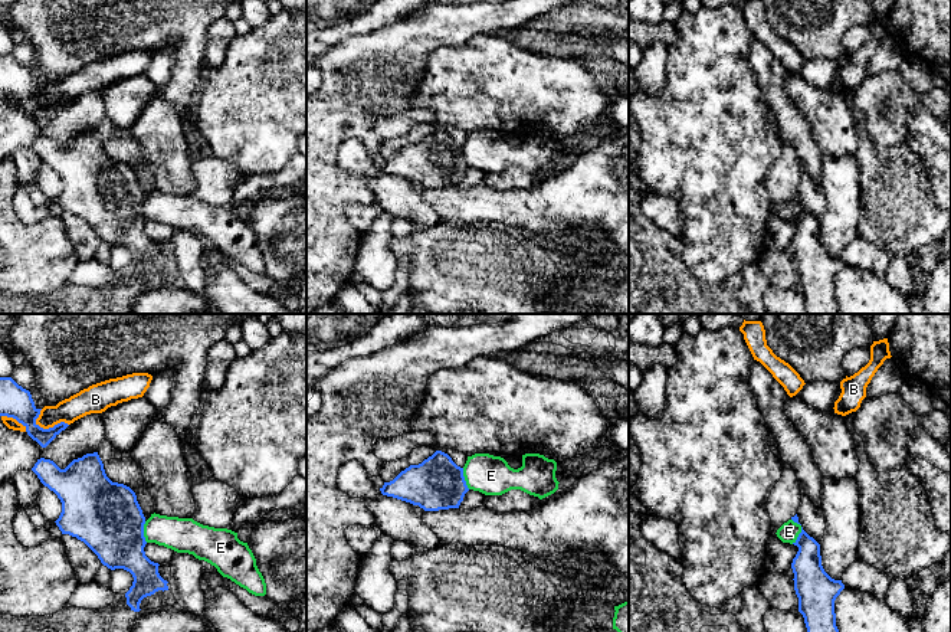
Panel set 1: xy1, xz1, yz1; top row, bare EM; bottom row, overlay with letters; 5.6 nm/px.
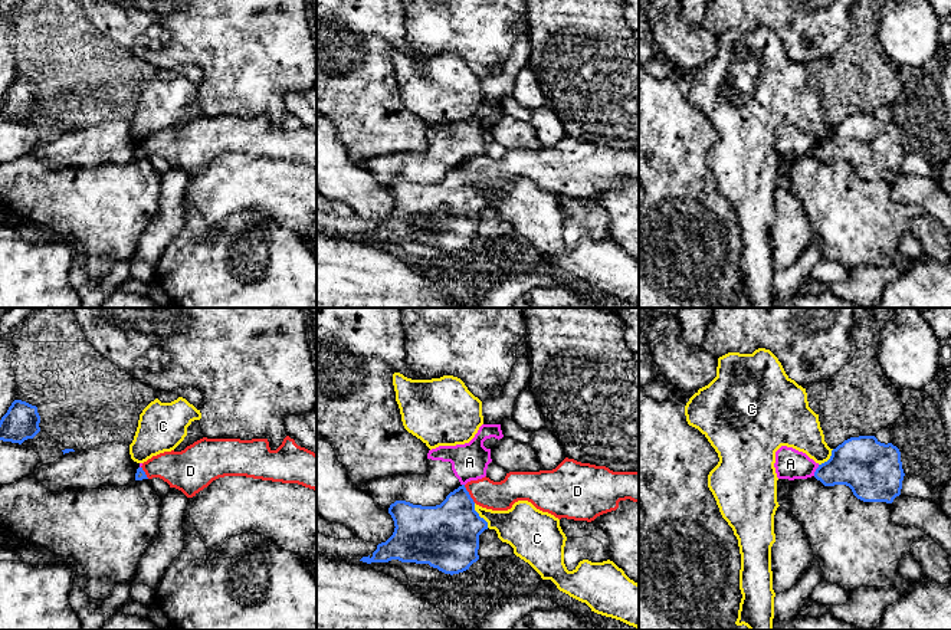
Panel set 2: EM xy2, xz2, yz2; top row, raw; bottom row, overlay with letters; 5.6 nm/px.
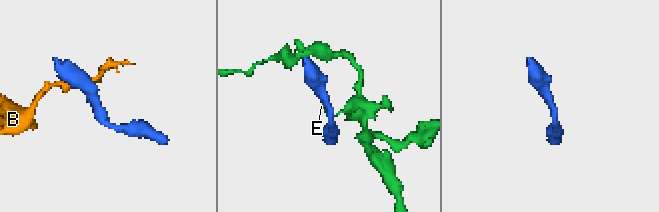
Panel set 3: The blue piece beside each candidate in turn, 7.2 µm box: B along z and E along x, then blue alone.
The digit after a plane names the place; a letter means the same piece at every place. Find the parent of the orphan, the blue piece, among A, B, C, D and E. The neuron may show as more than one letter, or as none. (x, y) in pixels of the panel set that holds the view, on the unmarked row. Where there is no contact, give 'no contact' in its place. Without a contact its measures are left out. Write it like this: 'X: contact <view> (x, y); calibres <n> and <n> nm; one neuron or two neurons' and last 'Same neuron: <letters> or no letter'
A: contact yz2 (816, 148); calibres 280 and 170 nm; two neurons
B: contact xy1 (51, 105); calibres 180 and 140 nm; two neurons
C: contact xz2 (478, 193); calibres 360 and 240 nm; two neurons
D: contact xz2 (468, 171); calibres 340 and 160 nm; one neuron
E: contact yz1 (802, 208); calibres 170 and 110 nm; two neurons
Same neuron: D

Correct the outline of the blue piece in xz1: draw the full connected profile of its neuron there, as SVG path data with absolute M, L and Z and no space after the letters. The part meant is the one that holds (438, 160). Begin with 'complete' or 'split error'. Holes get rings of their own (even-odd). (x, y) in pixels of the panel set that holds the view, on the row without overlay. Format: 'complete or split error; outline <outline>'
complete; outline M436 128L419 143L410 143L393 158L380 166L383 173L393 174L424 189L459 186L465 171L469 168L463 145L452 135Z

